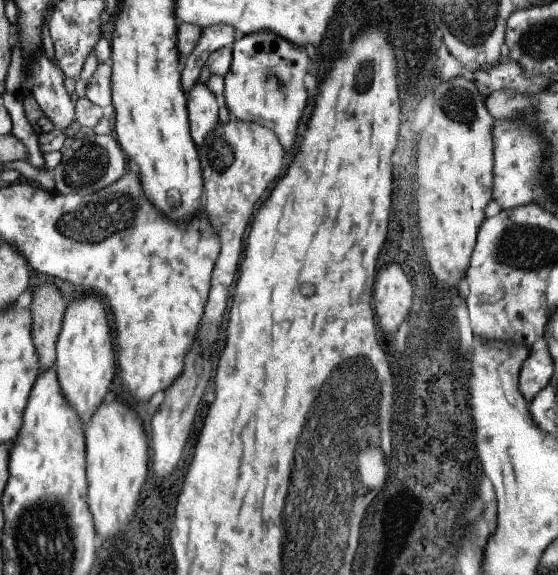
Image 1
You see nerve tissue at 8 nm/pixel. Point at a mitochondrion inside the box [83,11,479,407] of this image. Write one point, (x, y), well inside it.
(221, 148)

